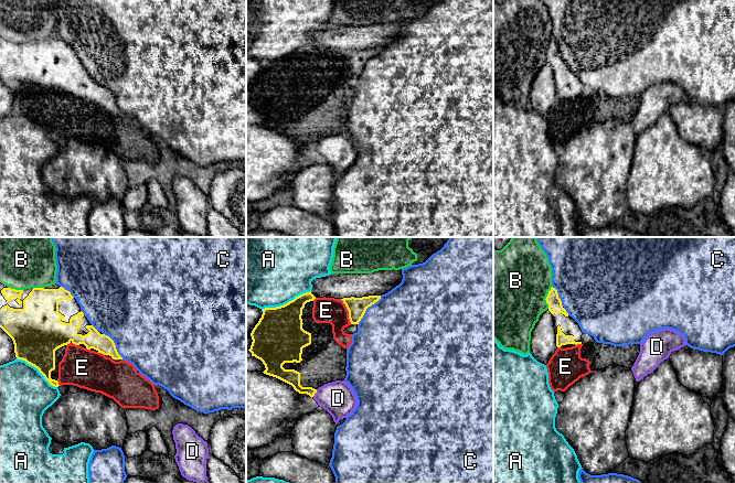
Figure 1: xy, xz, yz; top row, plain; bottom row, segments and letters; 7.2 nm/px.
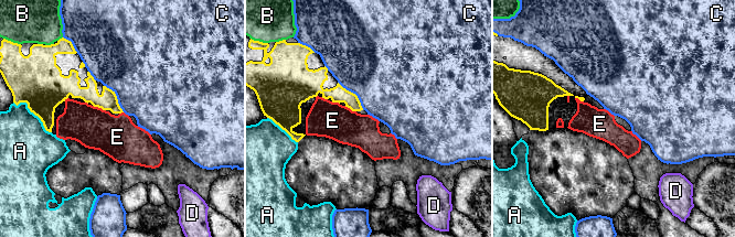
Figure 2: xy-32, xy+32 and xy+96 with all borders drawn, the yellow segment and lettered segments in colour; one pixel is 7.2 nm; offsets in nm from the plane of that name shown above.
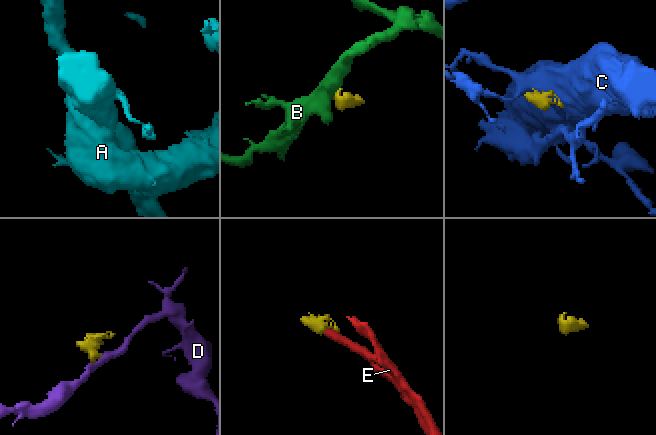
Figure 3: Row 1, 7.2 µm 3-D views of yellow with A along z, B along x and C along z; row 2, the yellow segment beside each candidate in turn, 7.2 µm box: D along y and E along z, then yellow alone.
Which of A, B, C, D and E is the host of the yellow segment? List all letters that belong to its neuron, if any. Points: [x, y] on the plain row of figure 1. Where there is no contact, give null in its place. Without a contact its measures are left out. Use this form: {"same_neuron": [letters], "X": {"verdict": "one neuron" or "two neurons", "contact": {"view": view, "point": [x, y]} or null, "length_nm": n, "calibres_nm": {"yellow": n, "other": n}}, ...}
{"same_neuron": ["E"], "A": {"verdict": "two neurons", "contact": {"view": "xz", "point": [286, 56]}, "length_nm": 380, "calibres_nm": {"yellow": 360, "other": 440}}, "B": {"verdict": "two neurons", "contact": {"view": "yz", "point": [546, 50]}, "length_nm": 170, "calibres_nm": {"yellow": 100, "other": 500}}, "C": {"verdict": "two neurons", "contact": {"view": "xz", "point": [366, 61]}, "length_nm": 280, "calibres_nm": {"yellow": 140, "other": 480}}, "D": {"verdict": "two neurons", "contact": {"view": "xz", "point": [316, 145]}, "length_nm": 70, "calibres_nm": {"yellow": 110, "other": 240}}, "E": {"verdict": "one neuron", "contact": {"view": "xz", "point": [348, 63]}, "length_nm": 200, "calibres_nm": {"yellow": 140, "other": 190}}}

